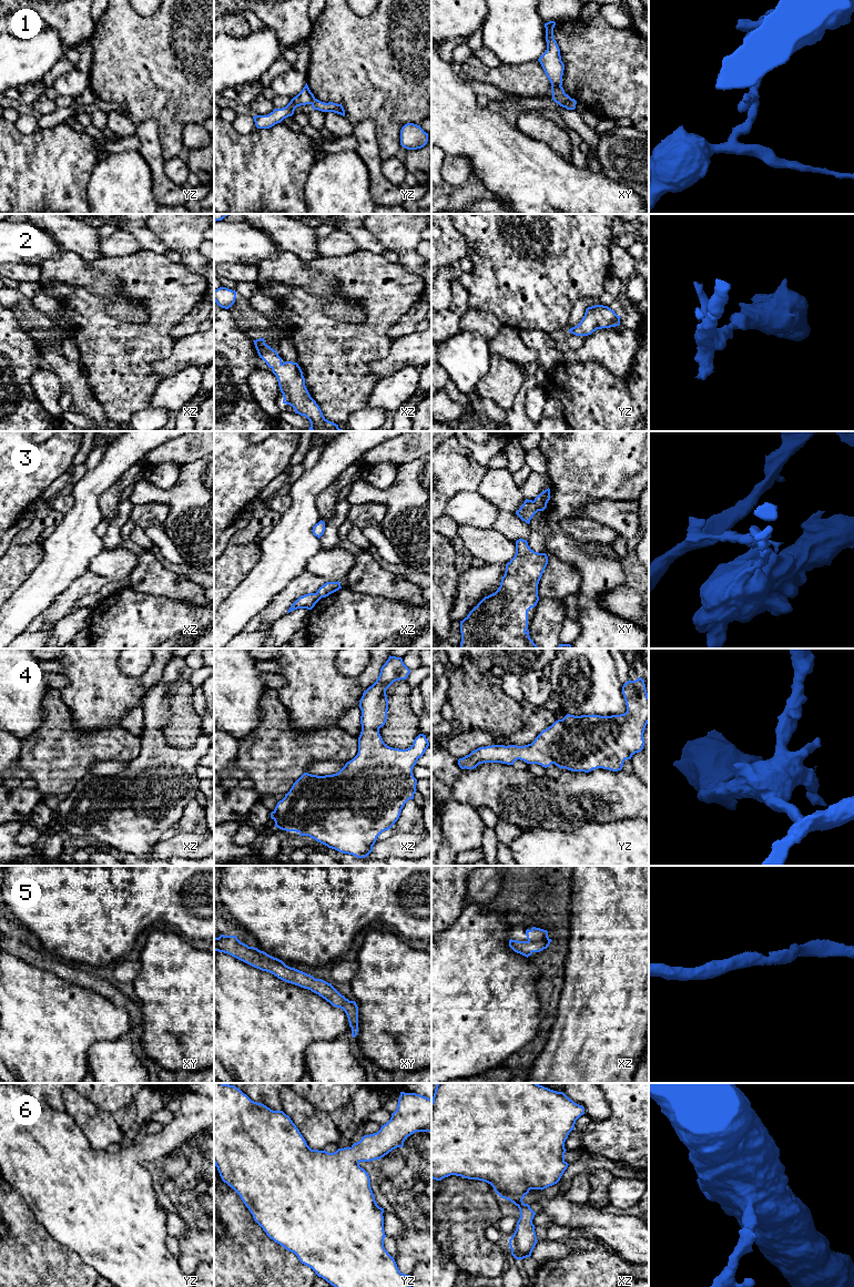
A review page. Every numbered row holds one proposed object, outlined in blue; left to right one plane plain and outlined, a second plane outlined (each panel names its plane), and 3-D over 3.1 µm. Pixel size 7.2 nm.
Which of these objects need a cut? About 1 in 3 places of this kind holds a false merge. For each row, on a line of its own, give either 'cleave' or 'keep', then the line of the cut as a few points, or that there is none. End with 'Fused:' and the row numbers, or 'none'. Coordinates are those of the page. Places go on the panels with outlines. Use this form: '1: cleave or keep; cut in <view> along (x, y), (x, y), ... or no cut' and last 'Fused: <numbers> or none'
1: cleave; cut in xy along (570, 98), (563, 106)
2: keep; no cut
3: cleave; cut in xy along (532, 501), (539, 510)
4: keep; no cut
5: keep; no cut
6: keep; no cut
Fused: 1, 3

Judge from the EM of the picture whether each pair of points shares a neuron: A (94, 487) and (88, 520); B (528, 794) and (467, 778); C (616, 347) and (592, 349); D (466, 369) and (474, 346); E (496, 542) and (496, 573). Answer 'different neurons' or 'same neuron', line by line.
A: same neuron
B: same neuron
C: same neuron
D: same neuron
E: different neurons

